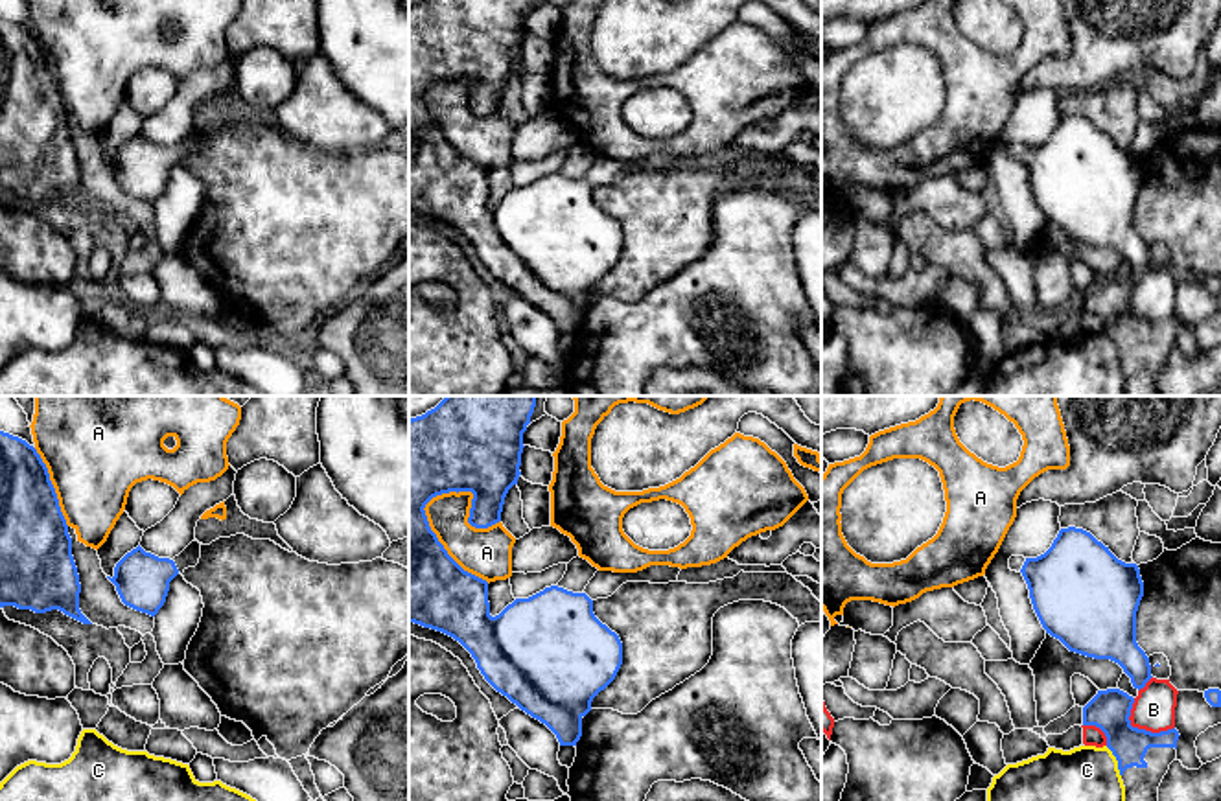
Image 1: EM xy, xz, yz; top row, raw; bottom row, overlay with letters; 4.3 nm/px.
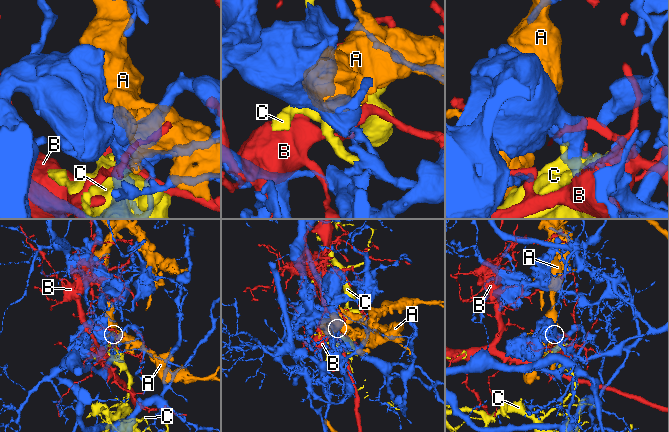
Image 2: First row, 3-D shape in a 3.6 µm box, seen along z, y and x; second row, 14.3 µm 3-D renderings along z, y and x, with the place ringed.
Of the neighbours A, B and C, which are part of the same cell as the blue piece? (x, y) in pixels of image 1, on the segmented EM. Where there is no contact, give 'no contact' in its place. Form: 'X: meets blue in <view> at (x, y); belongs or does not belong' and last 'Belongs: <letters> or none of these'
A: meets blue in xz at (442, 545); does not belong
B: meets blue in yz at (1140, 730); does not belong
C: meets blue in yz at (1116, 759); does not belong
Belongs: none of these

